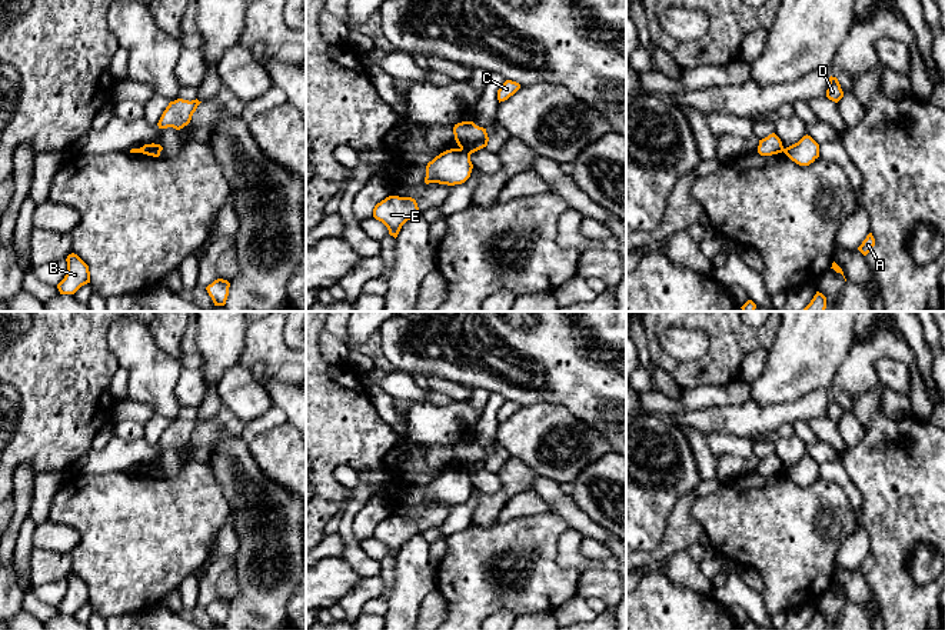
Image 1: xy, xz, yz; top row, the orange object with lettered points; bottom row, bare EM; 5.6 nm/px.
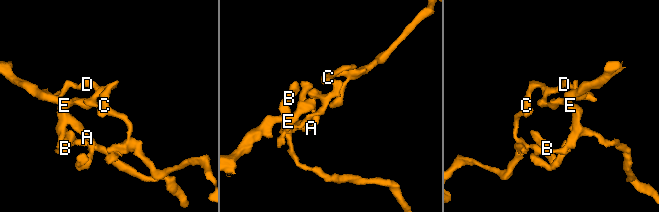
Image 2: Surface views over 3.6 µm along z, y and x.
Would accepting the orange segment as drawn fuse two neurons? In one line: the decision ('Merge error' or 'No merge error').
Merge error

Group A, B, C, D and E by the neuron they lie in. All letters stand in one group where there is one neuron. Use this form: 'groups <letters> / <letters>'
groups A B E / C D

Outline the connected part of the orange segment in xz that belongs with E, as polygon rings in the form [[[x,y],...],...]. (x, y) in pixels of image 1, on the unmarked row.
[[[389,516],[373,529],[373,537],[382,541],[389,554],[397,557],[402,546],[413,536],[419,534],[419,527],[412,517]]]

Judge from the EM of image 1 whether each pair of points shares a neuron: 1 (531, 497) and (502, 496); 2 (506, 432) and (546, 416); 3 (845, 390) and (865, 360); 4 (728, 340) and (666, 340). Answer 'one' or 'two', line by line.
1: two
2: one
3: one
4: two

